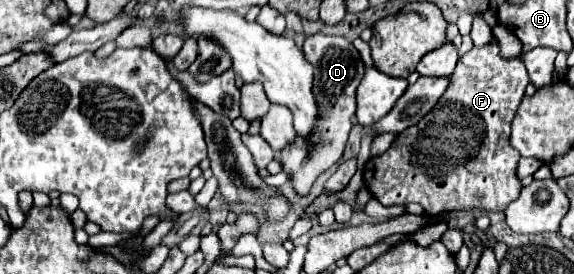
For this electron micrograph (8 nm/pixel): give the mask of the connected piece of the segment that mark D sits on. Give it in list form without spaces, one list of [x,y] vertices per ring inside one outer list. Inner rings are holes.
[[[313,34],[305,38],[303,44],[305,50],[305,58],[313,64],[315,68],[315,80],[313,80],[313,92],[317,98],[317,104],[321,108],[321,120],[317,122],[315,132],[311,134],[311,142],[301,144],[301,138],[297,138],[297,142],[293,146],[287,146],[279,156],[275,156],[277,160],[283,162],[283,170],[291,174],[291,180],[295,184],[295,190],[299,194],[309,194],[309,188],[313,184],[313,180],[327,170],[331,164],[335,164],[345,148],[347,136],[351,126],[355,124],[355,108],[357,108],[357,100],[355,100],[355,90],[365,74],[365,64],[361,62],[361,56],[357,54],[357,48],[341,38],[341,36],[325,36],[325,34]]]

